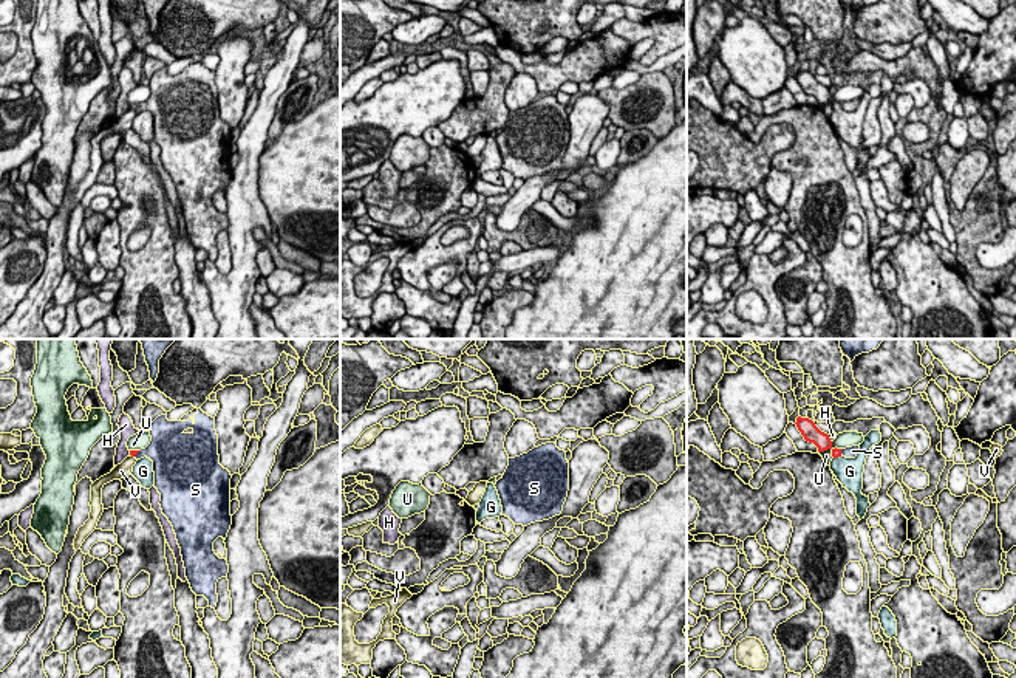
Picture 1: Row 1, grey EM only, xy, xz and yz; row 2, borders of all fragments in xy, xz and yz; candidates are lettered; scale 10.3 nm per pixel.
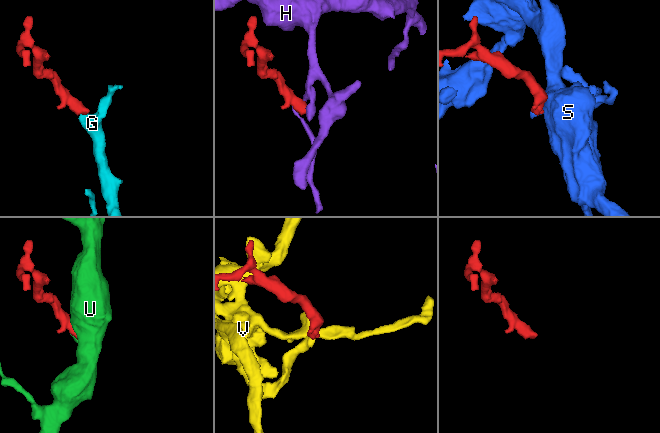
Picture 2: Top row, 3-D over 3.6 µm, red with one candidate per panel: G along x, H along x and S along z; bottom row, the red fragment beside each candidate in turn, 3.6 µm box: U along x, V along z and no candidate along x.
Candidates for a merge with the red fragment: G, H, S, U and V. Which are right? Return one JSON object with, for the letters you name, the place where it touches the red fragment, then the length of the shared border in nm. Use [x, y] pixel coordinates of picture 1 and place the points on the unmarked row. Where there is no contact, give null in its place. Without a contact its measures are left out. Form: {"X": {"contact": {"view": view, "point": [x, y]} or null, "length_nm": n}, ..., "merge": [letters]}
{"G": {"contact": {"view": "yz", "point": [837, 110]}, "length_nm": 100}, "merge": ["G"]}

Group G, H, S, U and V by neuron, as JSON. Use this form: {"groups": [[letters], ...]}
{"groups": [["G"], ["H"], ["S"], ["U"], ["V"]]}

